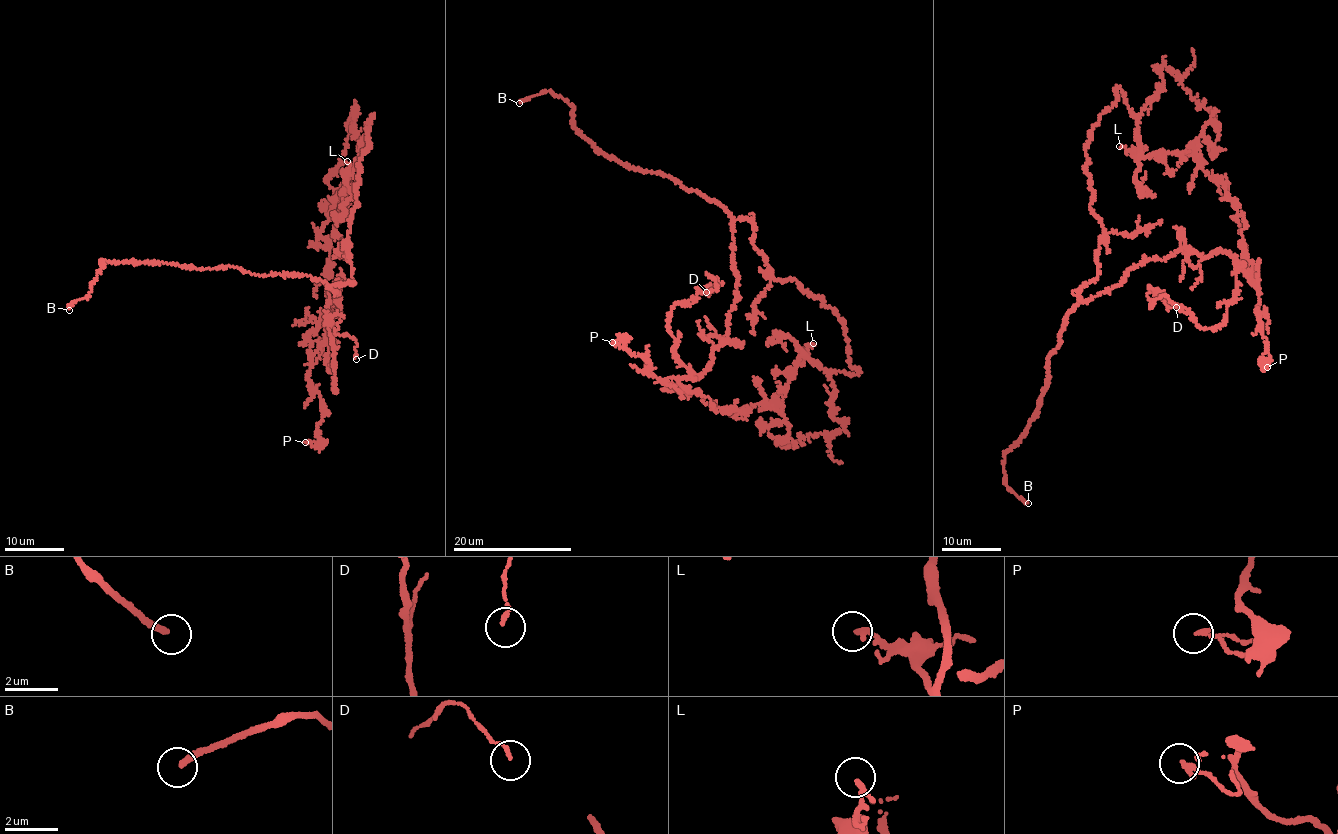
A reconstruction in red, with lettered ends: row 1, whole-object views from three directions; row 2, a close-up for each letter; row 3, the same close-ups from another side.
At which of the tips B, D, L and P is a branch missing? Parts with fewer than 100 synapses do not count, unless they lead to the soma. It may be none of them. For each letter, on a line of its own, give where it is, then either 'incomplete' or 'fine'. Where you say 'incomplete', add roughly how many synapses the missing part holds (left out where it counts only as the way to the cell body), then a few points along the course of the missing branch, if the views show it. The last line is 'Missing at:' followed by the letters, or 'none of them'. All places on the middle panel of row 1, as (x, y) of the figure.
B: place (519, 103); incomplete
D: place (706, 292); fine
L: place (813, 343); fine
P: place (612, 342); fine
Missing at: B

